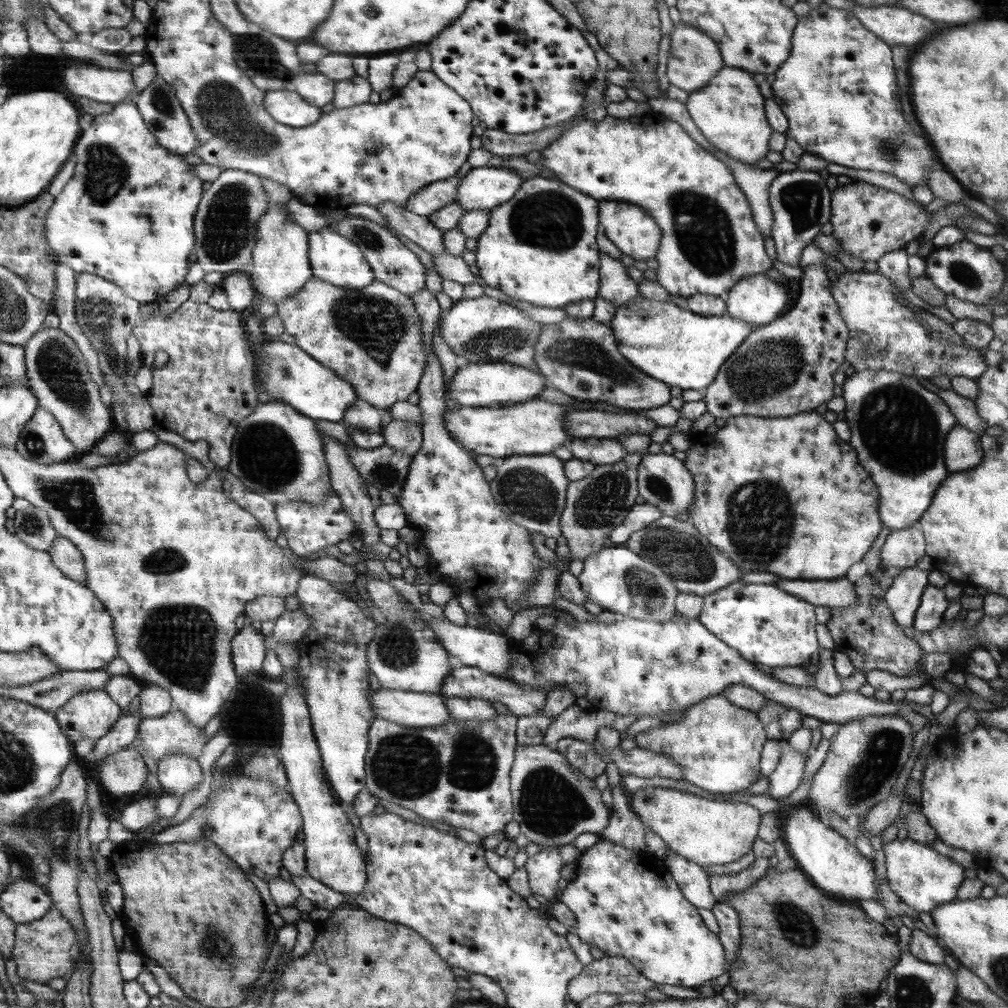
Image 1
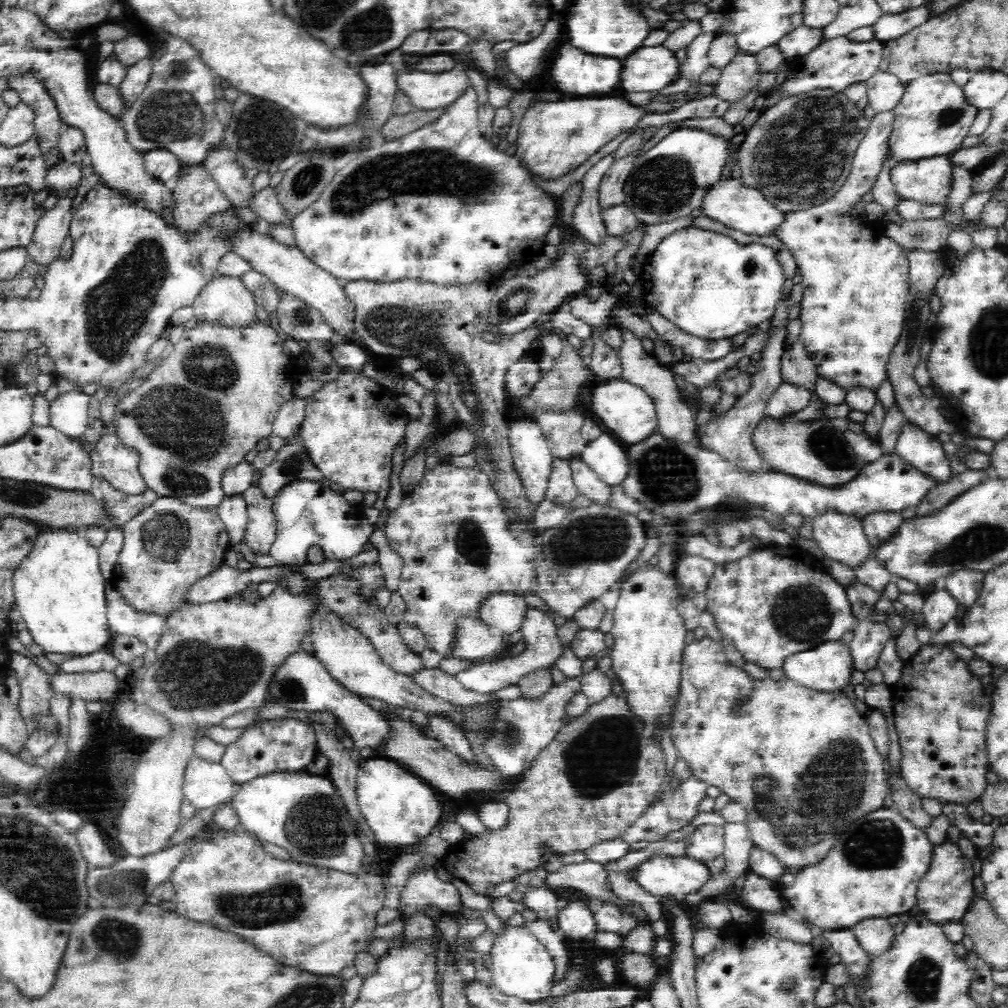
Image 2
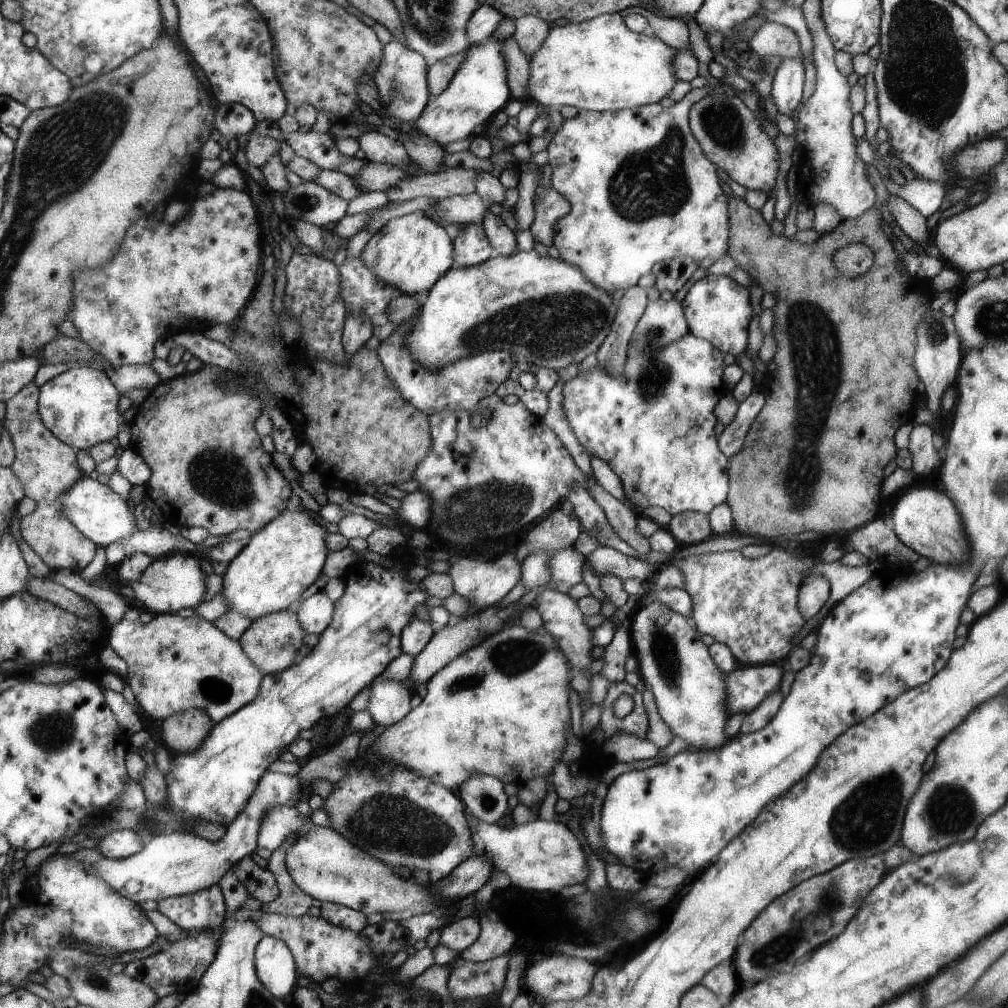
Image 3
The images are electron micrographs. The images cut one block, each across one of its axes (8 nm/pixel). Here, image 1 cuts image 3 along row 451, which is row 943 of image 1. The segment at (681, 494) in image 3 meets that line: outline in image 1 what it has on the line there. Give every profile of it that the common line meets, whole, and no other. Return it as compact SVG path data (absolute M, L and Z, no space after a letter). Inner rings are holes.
M600 838L594 846L581 853L576 861L576 878L562 891L563 902L576 918L576 934L590 947L600 948L606 957L624 957L642 976L658 984L696 989L729 969L726 968L726 950L718 934L712 934L681 891L664 864L663 858L646 851L634 851Z

